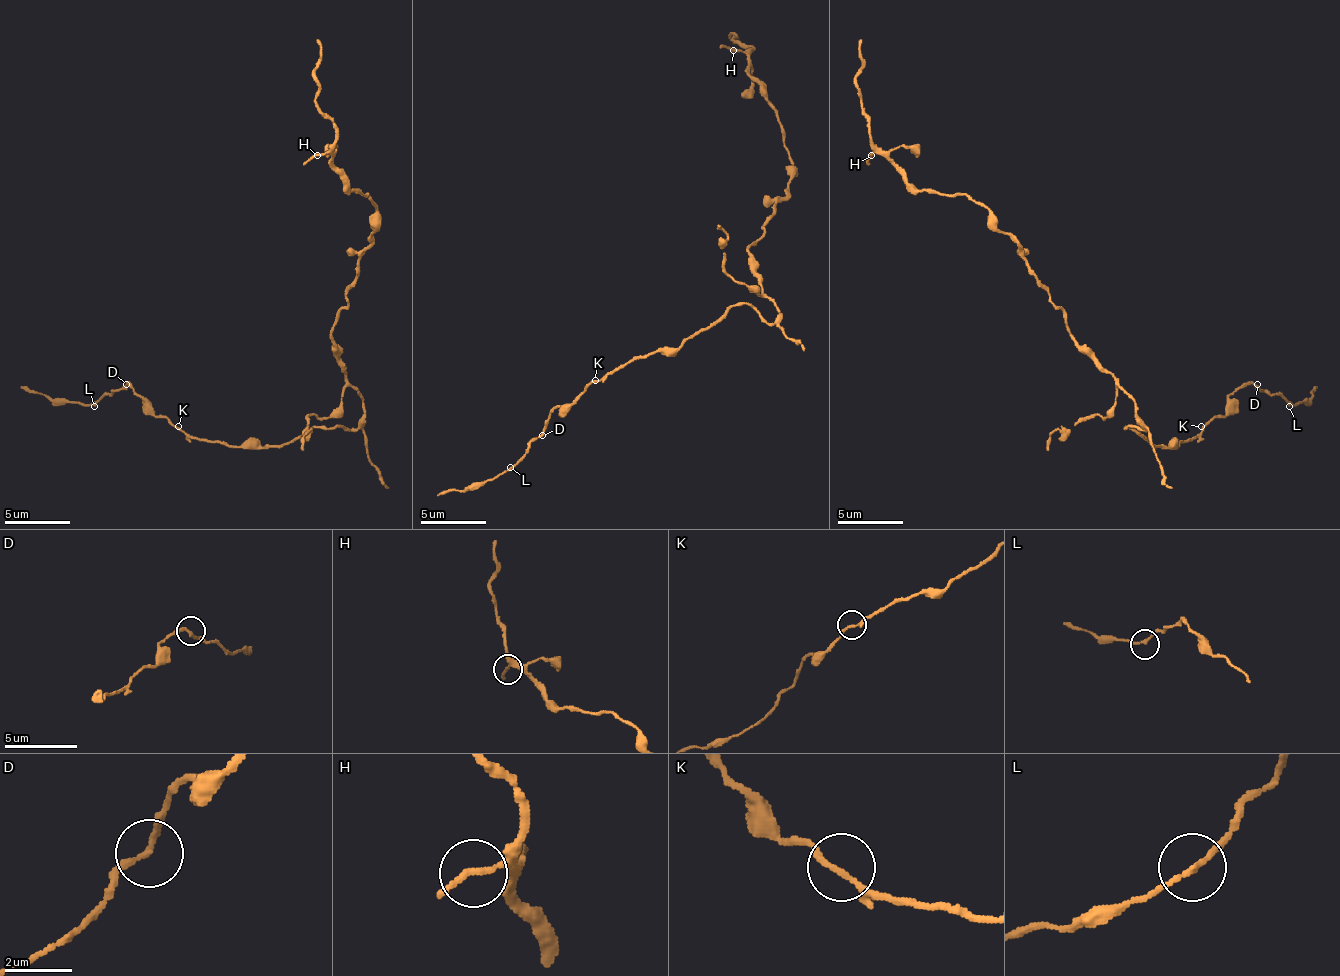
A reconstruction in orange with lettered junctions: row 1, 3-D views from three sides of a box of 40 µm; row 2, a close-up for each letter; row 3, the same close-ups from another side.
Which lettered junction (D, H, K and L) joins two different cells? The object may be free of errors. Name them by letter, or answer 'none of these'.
none of these

